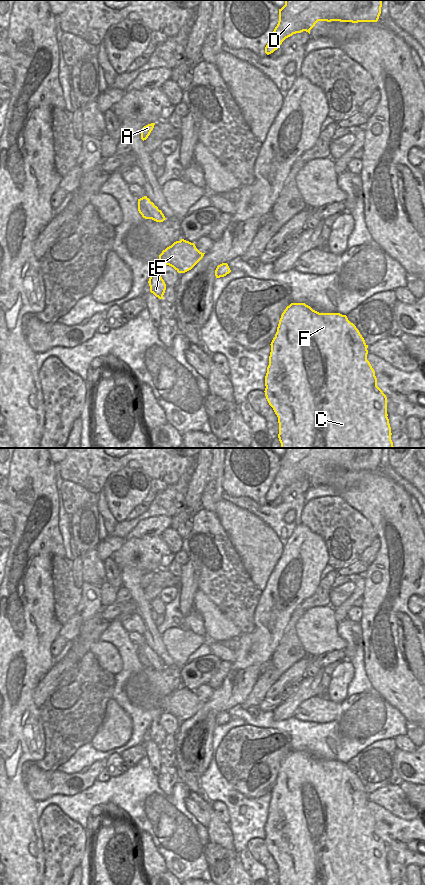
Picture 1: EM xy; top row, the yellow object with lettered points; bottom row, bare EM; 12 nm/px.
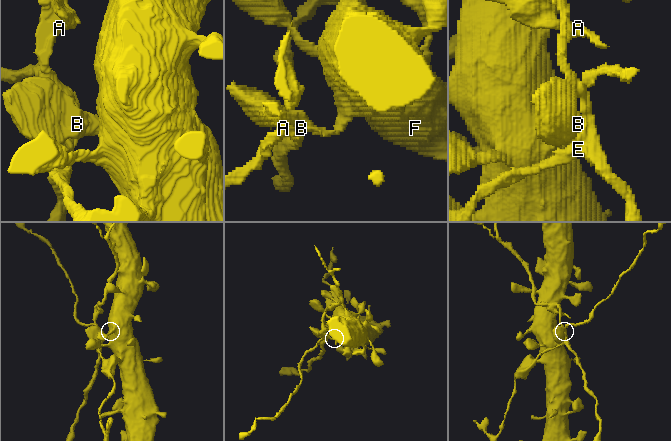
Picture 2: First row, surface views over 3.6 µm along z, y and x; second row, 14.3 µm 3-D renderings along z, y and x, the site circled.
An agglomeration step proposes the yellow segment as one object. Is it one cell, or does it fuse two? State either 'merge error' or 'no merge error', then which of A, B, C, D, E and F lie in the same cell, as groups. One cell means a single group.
merge error; A B C D F / E

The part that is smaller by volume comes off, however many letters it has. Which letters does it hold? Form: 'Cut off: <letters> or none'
Cut off: E

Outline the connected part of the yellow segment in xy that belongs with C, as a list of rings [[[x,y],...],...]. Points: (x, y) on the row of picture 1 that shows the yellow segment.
[[[291,303],[281,315],[277,332],[271,342],[269,365],[265,376],[265,396],[278,417],[278,438],[281,448],[394,448],[391,427],[387,414],[387,397],[377,386],[375,371],[367,360],[368,345],[356,326],[346,315],[340,313],[319,313],[305,303]]]

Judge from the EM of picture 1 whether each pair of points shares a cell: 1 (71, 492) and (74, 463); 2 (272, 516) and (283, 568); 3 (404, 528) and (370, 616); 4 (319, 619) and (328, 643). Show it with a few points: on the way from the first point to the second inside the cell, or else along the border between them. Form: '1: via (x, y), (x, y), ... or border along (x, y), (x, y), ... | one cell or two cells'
1: border along (63, 480), (76, 482), (93, 493) | two cells
2: border along (296, 525), (283, 545) | two cells
3: via (382, 528), (386, 542), (387, 587) | one cell
4: via (320, 625), (320, 634), (323, 637) | one cell

